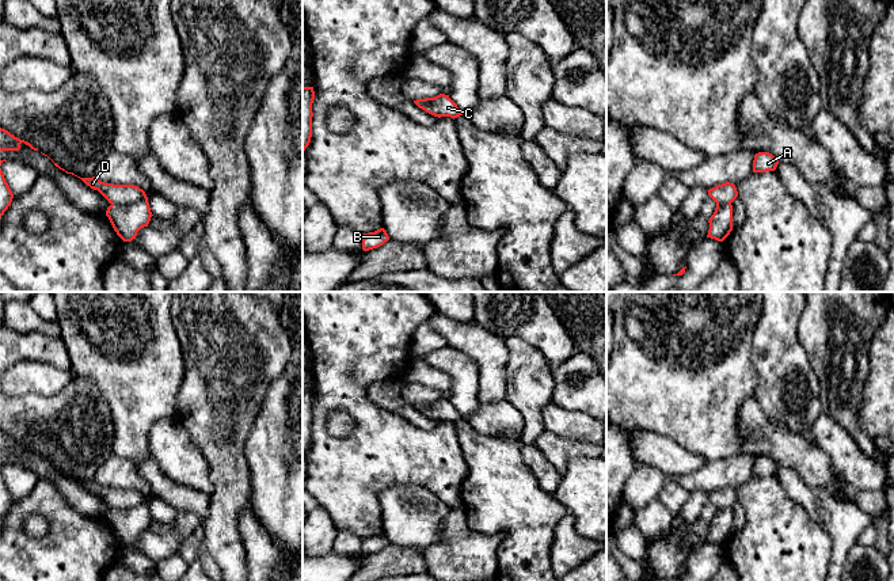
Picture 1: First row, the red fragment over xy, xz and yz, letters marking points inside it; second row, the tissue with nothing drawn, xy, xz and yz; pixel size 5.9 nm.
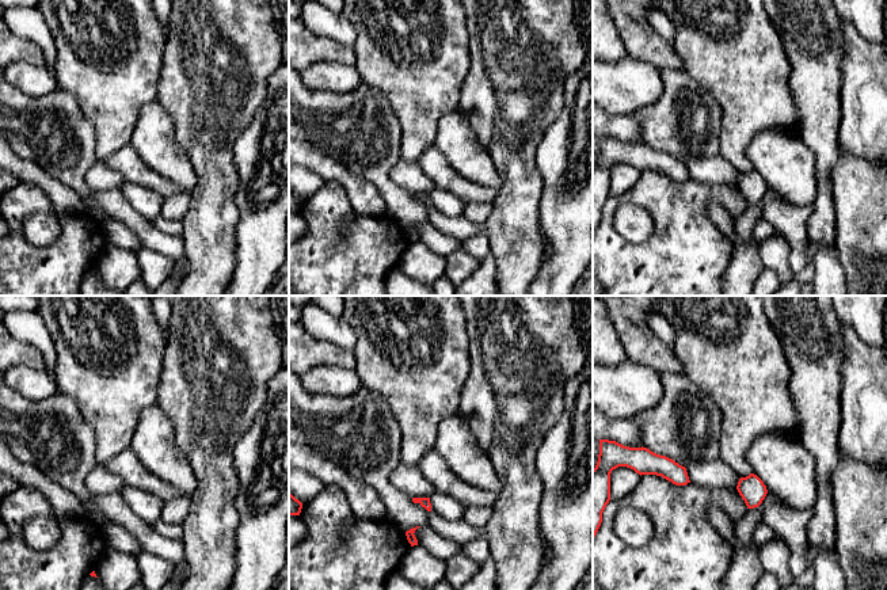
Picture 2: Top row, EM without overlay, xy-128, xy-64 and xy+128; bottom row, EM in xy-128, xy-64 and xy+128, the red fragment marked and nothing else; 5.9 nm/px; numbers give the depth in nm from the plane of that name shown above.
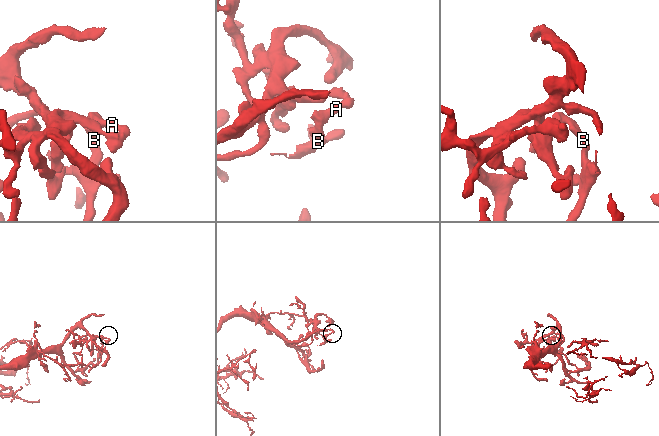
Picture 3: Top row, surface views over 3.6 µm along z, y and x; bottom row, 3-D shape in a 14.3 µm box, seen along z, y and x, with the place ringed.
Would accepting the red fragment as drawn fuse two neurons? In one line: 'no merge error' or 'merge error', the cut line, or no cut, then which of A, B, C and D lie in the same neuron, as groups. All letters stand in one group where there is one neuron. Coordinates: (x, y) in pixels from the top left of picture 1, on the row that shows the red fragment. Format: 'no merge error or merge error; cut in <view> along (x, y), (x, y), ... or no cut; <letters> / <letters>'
merge error; cut in xy along (145, 194), (129, 204), (111, 204); A B C / D

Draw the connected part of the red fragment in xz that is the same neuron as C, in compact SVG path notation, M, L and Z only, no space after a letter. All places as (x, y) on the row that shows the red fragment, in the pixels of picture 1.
M440 94L434 98L416 99L414 103L434 117L450 117L457 118L461 114L457 105L449 98L449 95Z

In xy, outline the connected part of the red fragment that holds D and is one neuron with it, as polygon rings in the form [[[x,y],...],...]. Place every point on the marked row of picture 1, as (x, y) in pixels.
[[[95,176],[80,179],[91,189],[98,190],[110,204],[130,205],[145,195],[145,191],[134,185],[104,183]]]

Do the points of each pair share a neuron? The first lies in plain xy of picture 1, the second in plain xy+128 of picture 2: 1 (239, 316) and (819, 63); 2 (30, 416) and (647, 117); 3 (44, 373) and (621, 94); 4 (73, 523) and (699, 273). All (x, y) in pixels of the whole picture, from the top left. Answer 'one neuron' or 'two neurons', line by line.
1: one neuron
2: one neuron
3: one neuron
4: one neuron

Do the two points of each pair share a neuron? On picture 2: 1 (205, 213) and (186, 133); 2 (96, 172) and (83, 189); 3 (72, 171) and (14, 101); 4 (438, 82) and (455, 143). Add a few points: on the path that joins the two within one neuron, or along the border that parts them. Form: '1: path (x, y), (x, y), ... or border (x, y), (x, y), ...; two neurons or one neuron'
1: path (206, 193), (206, 153); one neuron
2: border (96, 159), (86, 174), (86, 183), (98, 193); two neurons
3: path (63, 153), (27, 118); one neuron
4: border (459, 107), (448, 111), (440, 120), (434, 144); two neurons

